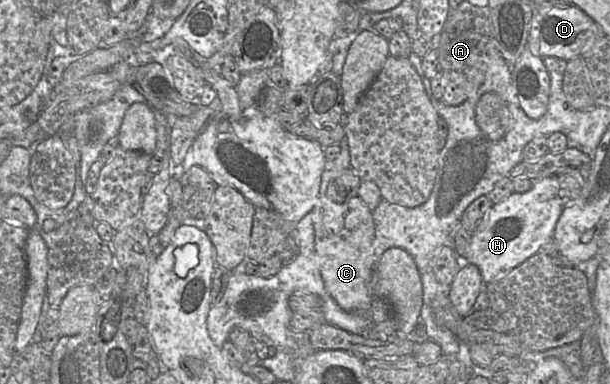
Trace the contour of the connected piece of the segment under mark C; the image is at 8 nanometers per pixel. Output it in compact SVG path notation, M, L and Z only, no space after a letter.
M325 195L319 197L312 210L315 249L318 254L316 275L321 275L325 289L337 304L350 312L369 311L371 303L374 221L372 211L368 209L358 196L345 203L336 203Z

